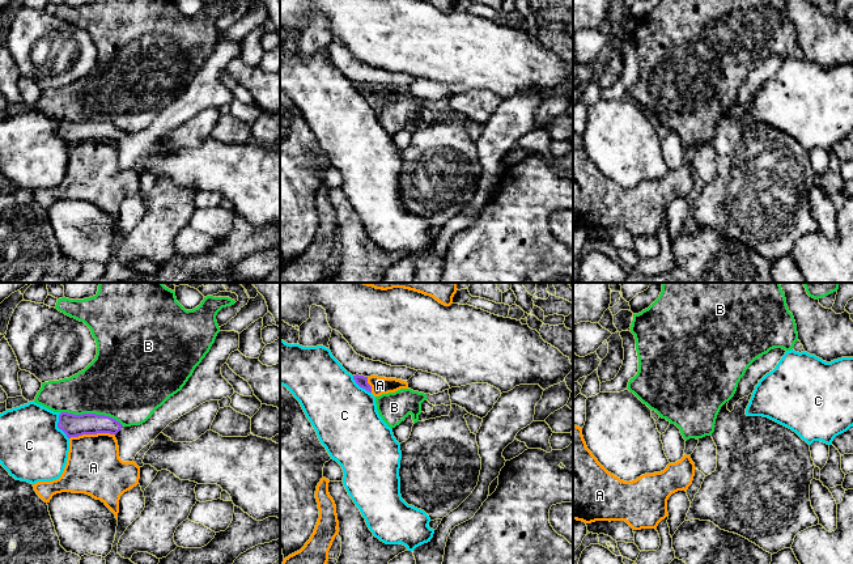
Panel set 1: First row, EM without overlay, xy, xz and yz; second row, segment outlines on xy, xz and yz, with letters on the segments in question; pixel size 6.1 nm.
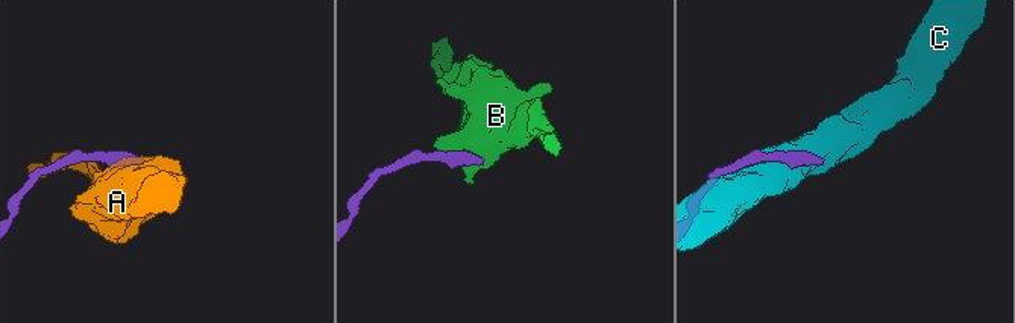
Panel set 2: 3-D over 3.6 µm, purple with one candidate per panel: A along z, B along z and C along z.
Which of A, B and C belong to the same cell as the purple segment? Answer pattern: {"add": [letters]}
{"add": []}

